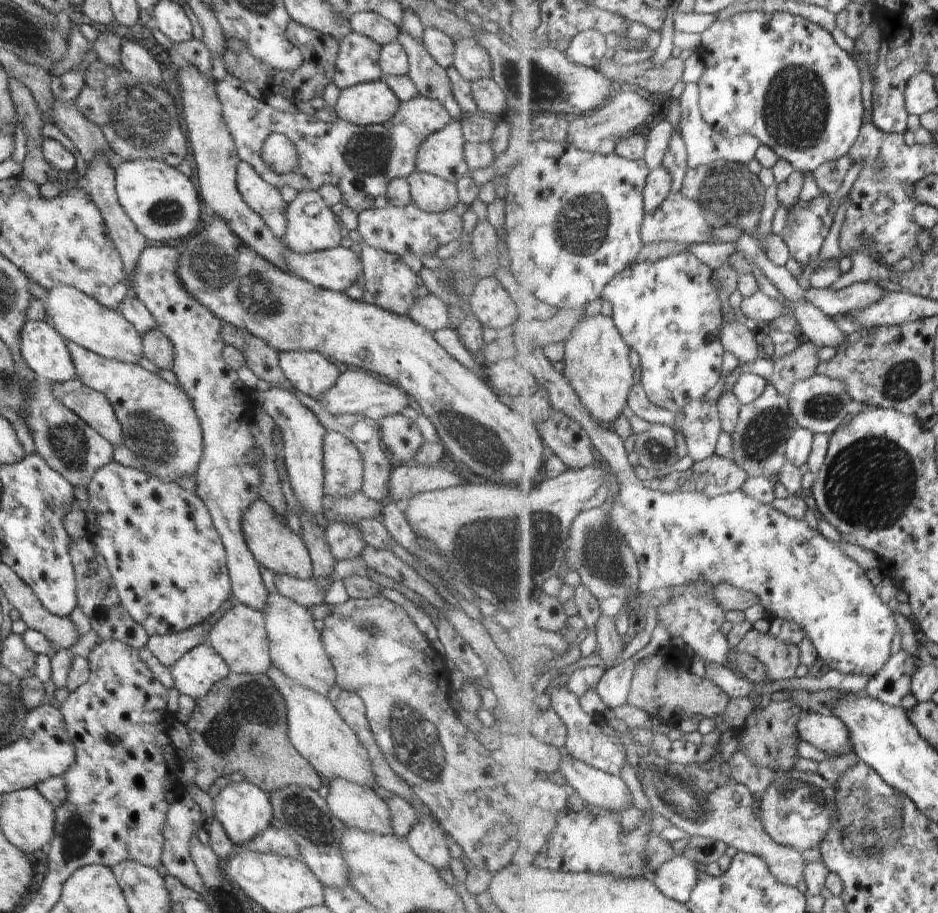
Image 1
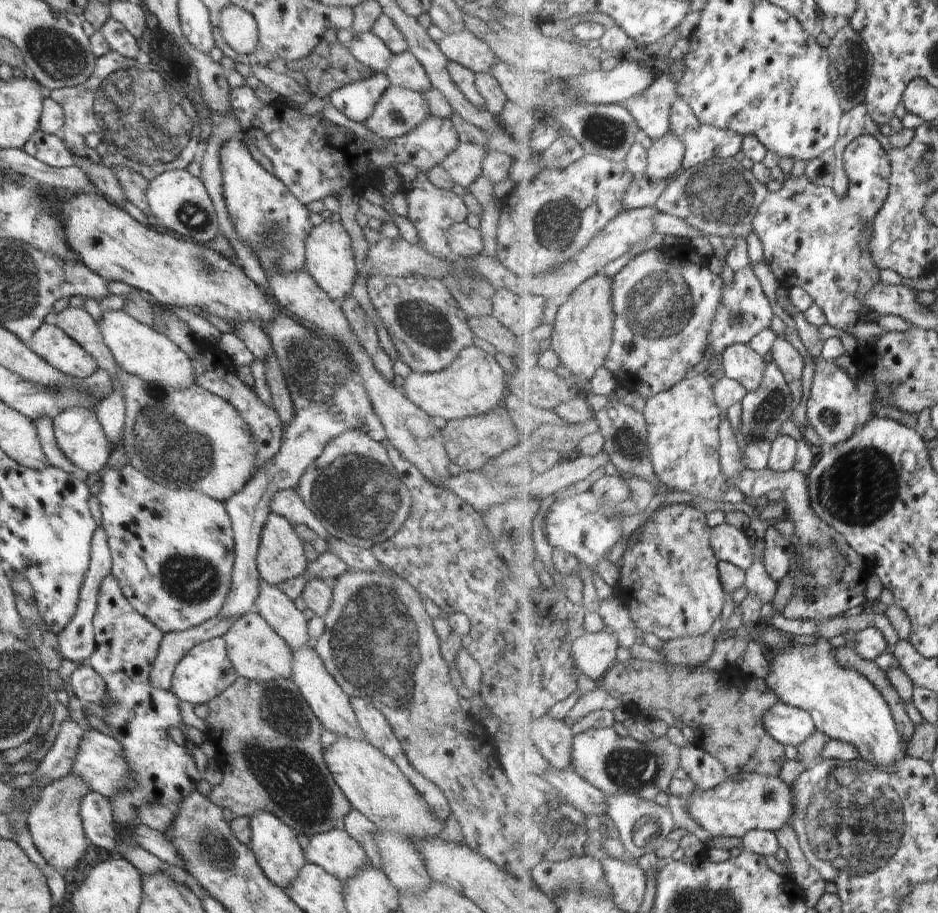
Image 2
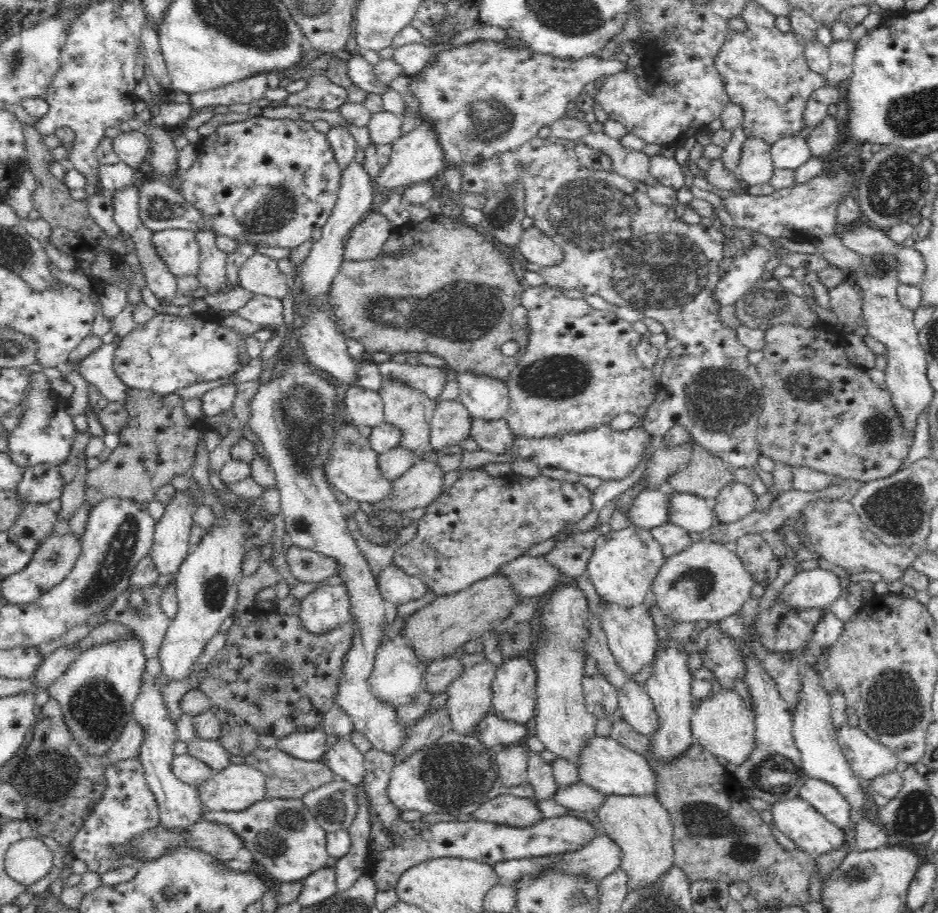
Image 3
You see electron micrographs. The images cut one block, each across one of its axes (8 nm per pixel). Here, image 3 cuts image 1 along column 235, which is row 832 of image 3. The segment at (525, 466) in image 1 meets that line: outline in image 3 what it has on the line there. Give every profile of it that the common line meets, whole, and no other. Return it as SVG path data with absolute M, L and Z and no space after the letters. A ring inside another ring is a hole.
M265 799L238 812L206 811L206 822L227 824L241 839L253 856L254 862L266 868L278 883L291 883L305 879L326 867L329 854L326 831L300 799Z

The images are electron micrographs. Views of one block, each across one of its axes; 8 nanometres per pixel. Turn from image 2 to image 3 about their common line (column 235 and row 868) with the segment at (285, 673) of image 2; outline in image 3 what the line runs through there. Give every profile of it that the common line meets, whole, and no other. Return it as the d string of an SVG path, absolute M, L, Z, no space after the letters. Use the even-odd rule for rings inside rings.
M608 796L597 810L603 834L620 847L620 867L628 875L628 893L655 883L673 864L673 824L657 796Z

